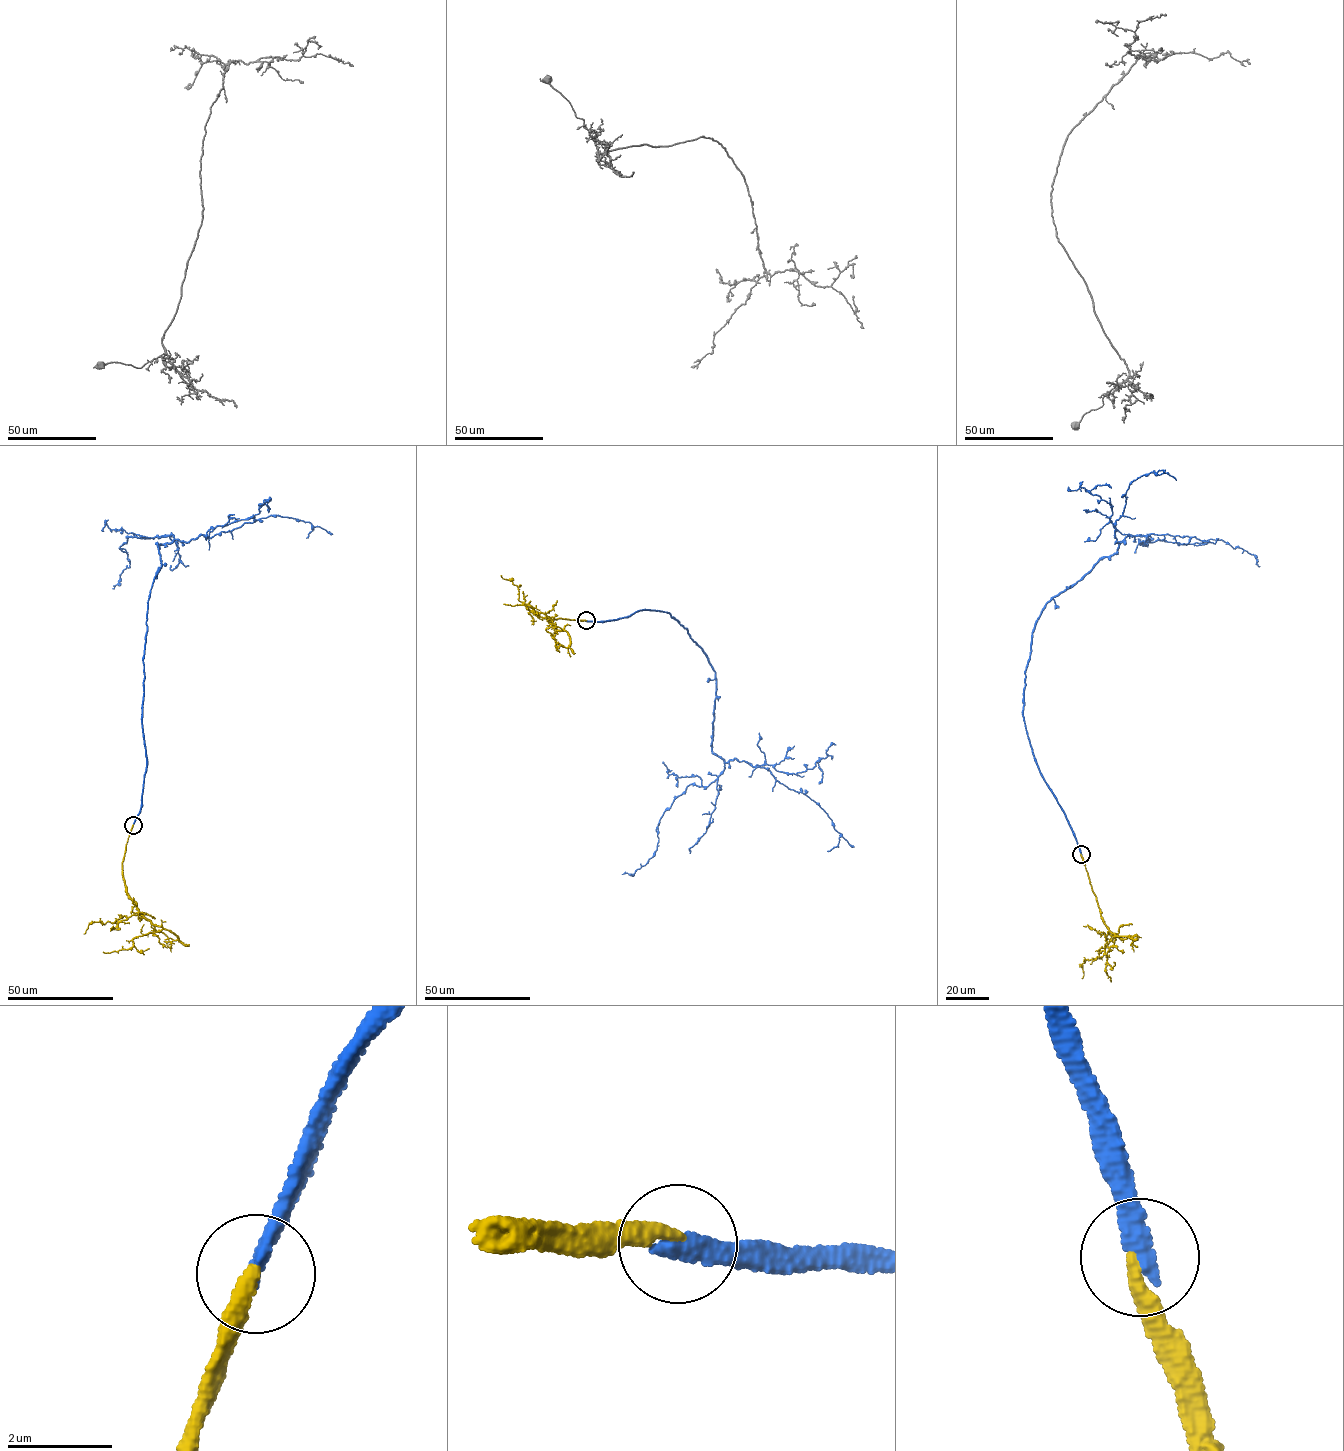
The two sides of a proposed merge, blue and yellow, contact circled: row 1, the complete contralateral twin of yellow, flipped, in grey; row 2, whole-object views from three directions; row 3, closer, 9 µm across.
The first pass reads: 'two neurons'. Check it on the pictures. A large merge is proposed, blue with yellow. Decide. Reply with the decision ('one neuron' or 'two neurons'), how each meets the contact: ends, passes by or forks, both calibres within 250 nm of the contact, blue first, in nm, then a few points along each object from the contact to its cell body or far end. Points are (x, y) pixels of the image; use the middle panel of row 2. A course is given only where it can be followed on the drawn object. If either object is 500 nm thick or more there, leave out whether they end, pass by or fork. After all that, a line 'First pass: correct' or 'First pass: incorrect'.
one neuron; blue ends; yellow ends; calibres 360 and 320 nm; course blue (586, 621), (668, 613), (716, 677), (712, 753), (723, 770), (677, 796), (656, 827), (653, 856), (622, 874); course yellow (586, 621), (548, 618), (558, 630), (563, 630), (531, 606), (503, 604)
First pass: incorrect

